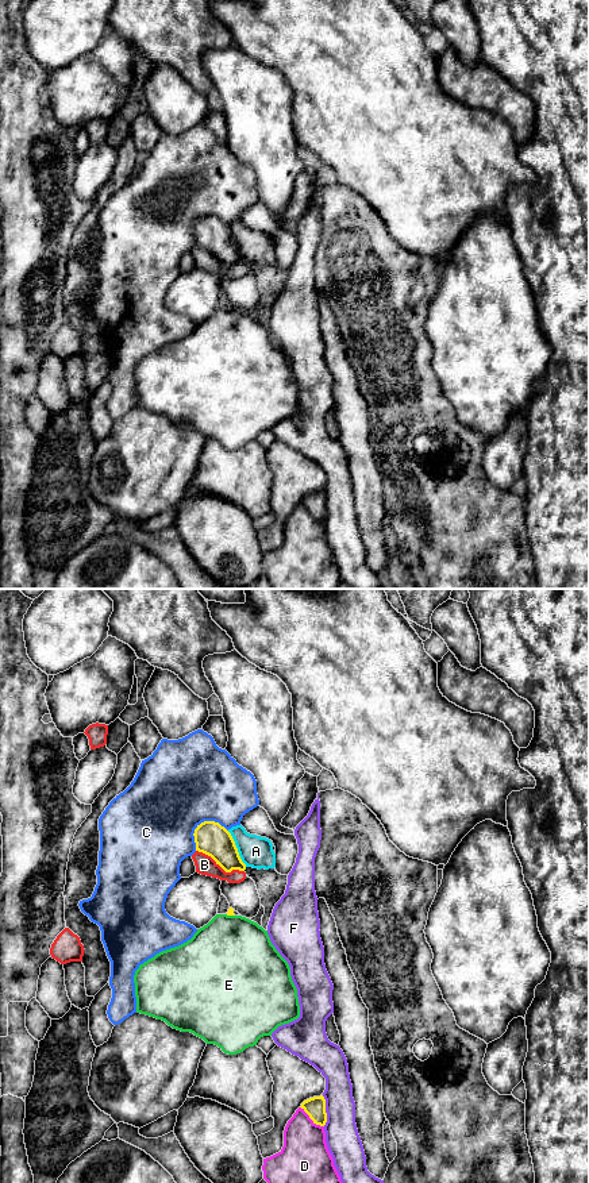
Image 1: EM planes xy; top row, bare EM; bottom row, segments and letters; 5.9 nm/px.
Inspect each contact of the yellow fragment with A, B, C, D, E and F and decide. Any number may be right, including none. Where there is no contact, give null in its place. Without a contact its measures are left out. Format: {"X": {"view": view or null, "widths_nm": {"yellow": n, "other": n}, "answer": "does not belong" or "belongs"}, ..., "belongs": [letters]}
{"A": {"view": "xy", "widths_nm": {"yellow": 200, "other": 190}, "answer": "does not belong"}, "B": {"view": "xy", "widths_nm": {"yellow": 200, "other": 110}, "answer": "does not belong"}, "C": {"view": "xy", "widths_nm": {"yellow": 200, "other": 500}, "answer": "does not belong"}, "D": {"view": "xy", "widths_nm": {"yellow": 120, "other": 300}, "answer": "does not belong"}, "E": {"view": "xy", "widths_nm": {"yellow": 40, "other": 480}, "answer": "does not belong"}, "F": {"view": "xy", "widths_nm": {"yellow": 120, "other": 200}, "answer": "does not belong"}, "belongs": []}

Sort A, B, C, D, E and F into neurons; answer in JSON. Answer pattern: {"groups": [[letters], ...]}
{"groups": [["A"], ["B"], ["C"], ["D"], ["E"], ["F"]]}

